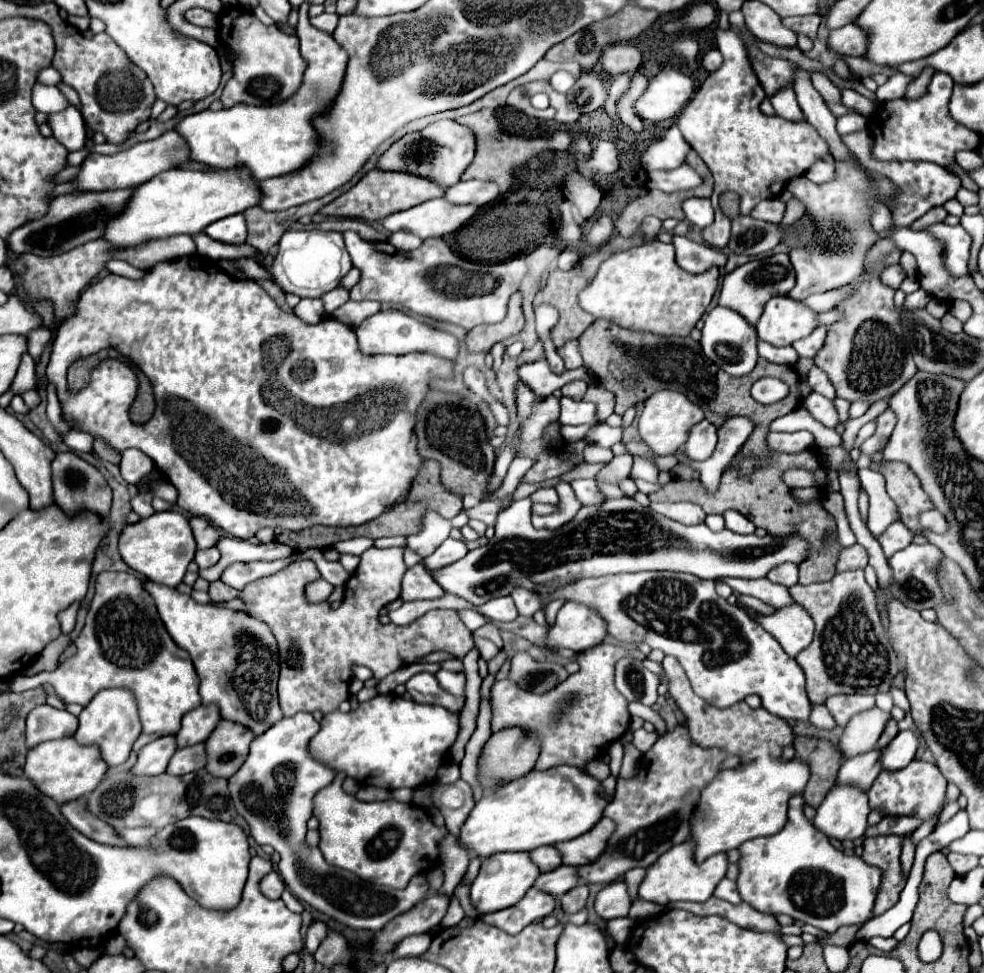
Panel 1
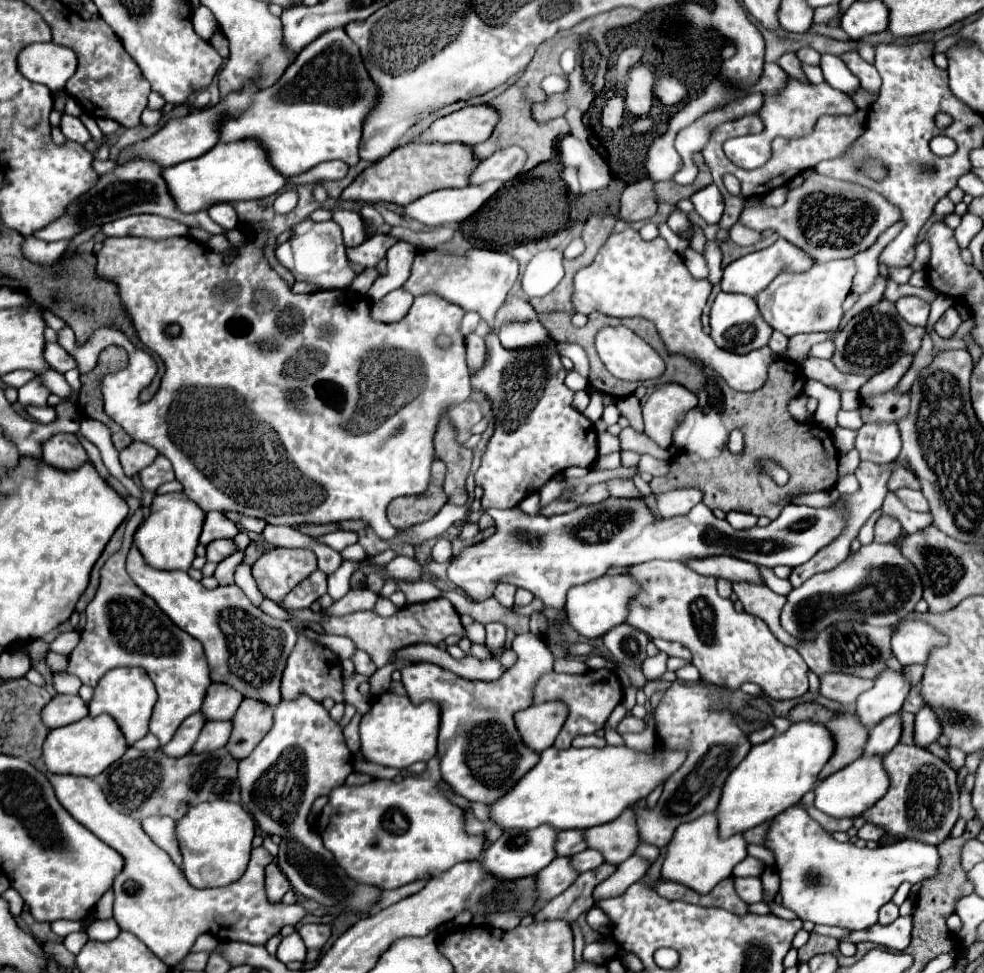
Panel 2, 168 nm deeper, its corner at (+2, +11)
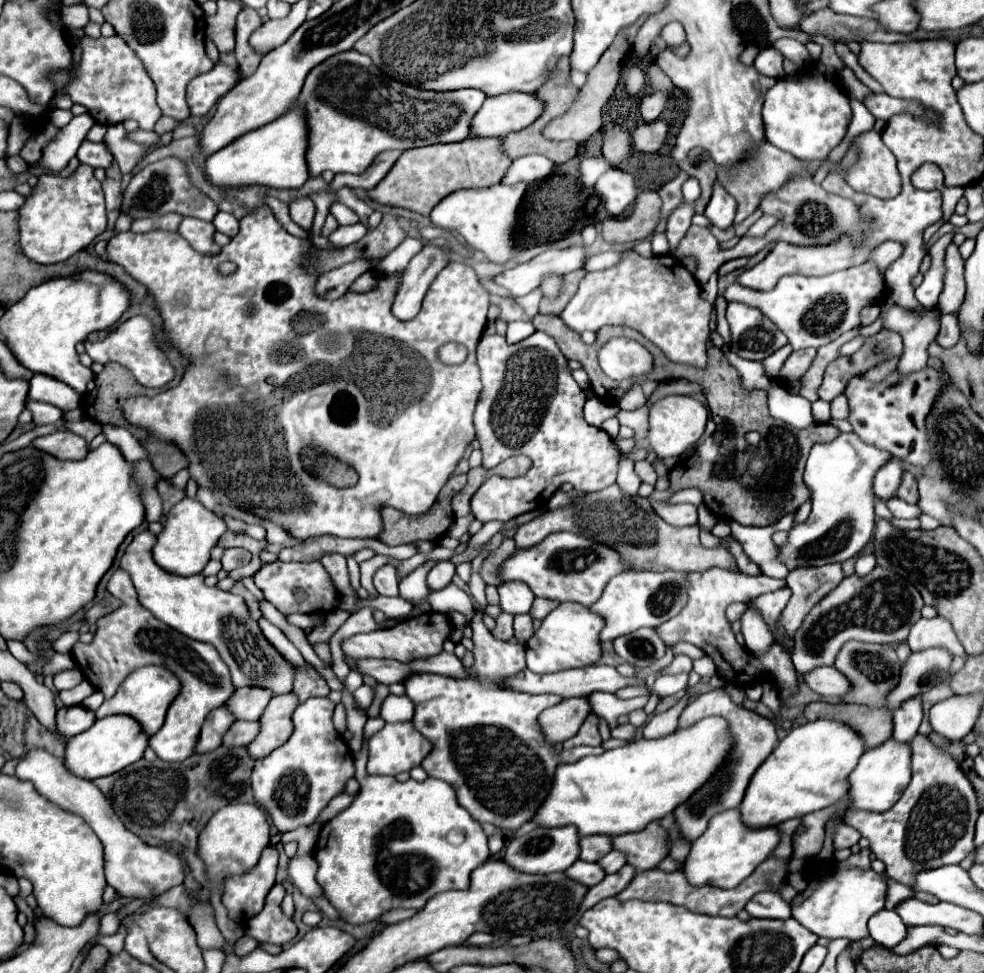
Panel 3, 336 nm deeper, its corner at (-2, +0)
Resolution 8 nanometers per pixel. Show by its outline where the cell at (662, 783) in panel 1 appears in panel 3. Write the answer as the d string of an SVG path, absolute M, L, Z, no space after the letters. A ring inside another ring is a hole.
M724 688L710 690L702 696L698 696L694 702L690 702L678 718L678 728L688 728L688 726L692 726L698 720L708 718L708 716L722 716L728 722L728 736L732 740L732 748L730 748L726 760L710 776L710 780L702 788L698 788L686 802L676 806L674 818L676 818L676 826L678 826L684 842L694 842L706 830L706 826L714 814L740 806L744 790L746 790L752 774L768 758L768 754L772 752L772 748L778 740L776 726L770 720L766 720L766 718L762 718L762 716L758 716L742 706L736 706Z

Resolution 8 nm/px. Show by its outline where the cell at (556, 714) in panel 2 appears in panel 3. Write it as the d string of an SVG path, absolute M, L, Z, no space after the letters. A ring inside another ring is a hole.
M566 698L538 716L540 730L548 744L560 744L572 738L590 712L588 698Z

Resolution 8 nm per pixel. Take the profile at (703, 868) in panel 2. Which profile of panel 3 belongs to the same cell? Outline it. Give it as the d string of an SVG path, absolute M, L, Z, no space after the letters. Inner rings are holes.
M736 808L726 810L722 814L716 814L710 820L706 832L692 842L682 872L692 886L708 884L714 888L734 888L736 884L746 880L756 870L756 866L770 856L778 840L780 840L780 834L776 828L750 830L742 824L740 812Z

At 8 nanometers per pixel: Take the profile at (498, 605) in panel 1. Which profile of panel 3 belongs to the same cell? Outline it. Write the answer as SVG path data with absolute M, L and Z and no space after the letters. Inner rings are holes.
M506 582L498 586L500 594L500 606L508 614L524 614L530 610L534 602L532 590L524 582Z

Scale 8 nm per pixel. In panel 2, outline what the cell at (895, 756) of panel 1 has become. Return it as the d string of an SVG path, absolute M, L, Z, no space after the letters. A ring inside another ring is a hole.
M924 705L920 709L920 713L916 715L916 727L914 727L914 737L916 737L916 743L918 745L928 745L928 743L934 743L940 735L942 735L942 729L940 729L940 721L936 717L936 713L932 711L930 705Z

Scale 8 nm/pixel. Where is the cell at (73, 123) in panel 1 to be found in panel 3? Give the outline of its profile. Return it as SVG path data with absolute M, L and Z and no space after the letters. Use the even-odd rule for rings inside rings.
M84 140L78 148L78 160L92 166L92 168L108 168L112 162L112 154L108 152L108 148L100 142L90 142Z

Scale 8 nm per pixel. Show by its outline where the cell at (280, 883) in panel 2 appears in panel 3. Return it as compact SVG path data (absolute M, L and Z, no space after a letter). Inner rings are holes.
M276 884L270 890L270 894L266 896L264 910L248 920L246 934L256 938L260 944L268 942L268 944L284 946L286 942L292 942L296 938L296 934L298 934L298 928L292 922L292 918L284 916L282 908L280 908L284 896L286 896L284 886Z

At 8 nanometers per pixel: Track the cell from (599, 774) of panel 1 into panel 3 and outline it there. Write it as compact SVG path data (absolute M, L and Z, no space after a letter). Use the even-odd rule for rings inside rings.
M542 508L528 512L506 522L504 528L491 538L471 562L472 573L468 586L479 607L472 620L476 624L472 666L476 680L454 680L438 674L414 674L404 682L406 694L416 706L412 722L434 744L434 750L424 758L422 768L428 772L428 776L448 782L454 788L460 806L464 806L474 820L490 822L502 830L518 830L534 816L550 790L558 762L576 762L588 754L604 752L602 746L576 746L572 750L562 750L558 756L554 748L544 742L536 718L542 710L556 706L562 698L556 694L534 696L498 686L498 680L514 676L526 668L524 646L496 640L484 626L482 616L488 603L484 592L486 584L478 576L480 566L488 554L500 546L505 532L530 522L545 510Z

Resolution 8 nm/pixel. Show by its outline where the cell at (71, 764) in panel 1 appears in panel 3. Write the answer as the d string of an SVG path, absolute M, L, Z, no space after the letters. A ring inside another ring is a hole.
M120 714L106 716L102 720L96 720L94 726L88 728L86 732L76 734L66 742L64 766L74 776L80 776L86 780L96 780L96 778L110 776L114 772L130 766L132 762L140 760L146 746L148 746L148 736L142 732L142 728L138 726L138 722L134 718L120 716Z

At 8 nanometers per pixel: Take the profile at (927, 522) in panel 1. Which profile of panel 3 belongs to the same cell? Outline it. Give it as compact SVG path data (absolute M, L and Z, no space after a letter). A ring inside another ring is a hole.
M900 498L886 500L886 506L890 508L892 516L896 516L896 518L918 518L922 514L922 510L916 504L906 504Z

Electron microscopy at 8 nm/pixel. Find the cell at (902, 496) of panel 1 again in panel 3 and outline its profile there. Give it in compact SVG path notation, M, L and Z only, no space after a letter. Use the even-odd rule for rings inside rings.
M906 472L902 476L902 482L900 482L900 488L898 488L898 498L906 500L908 504L916 504L918 502L918 486L916 486L916 478L914 474Z

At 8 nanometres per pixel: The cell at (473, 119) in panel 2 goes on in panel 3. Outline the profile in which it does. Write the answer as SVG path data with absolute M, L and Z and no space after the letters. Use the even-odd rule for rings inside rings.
M508 92L494 98L486 98L480 112L476 112L476 116L472 118L472 132L468 134L468 138L504 138L510 132L530 126L540 114L542 114L542 102L536 100L534 94Z

